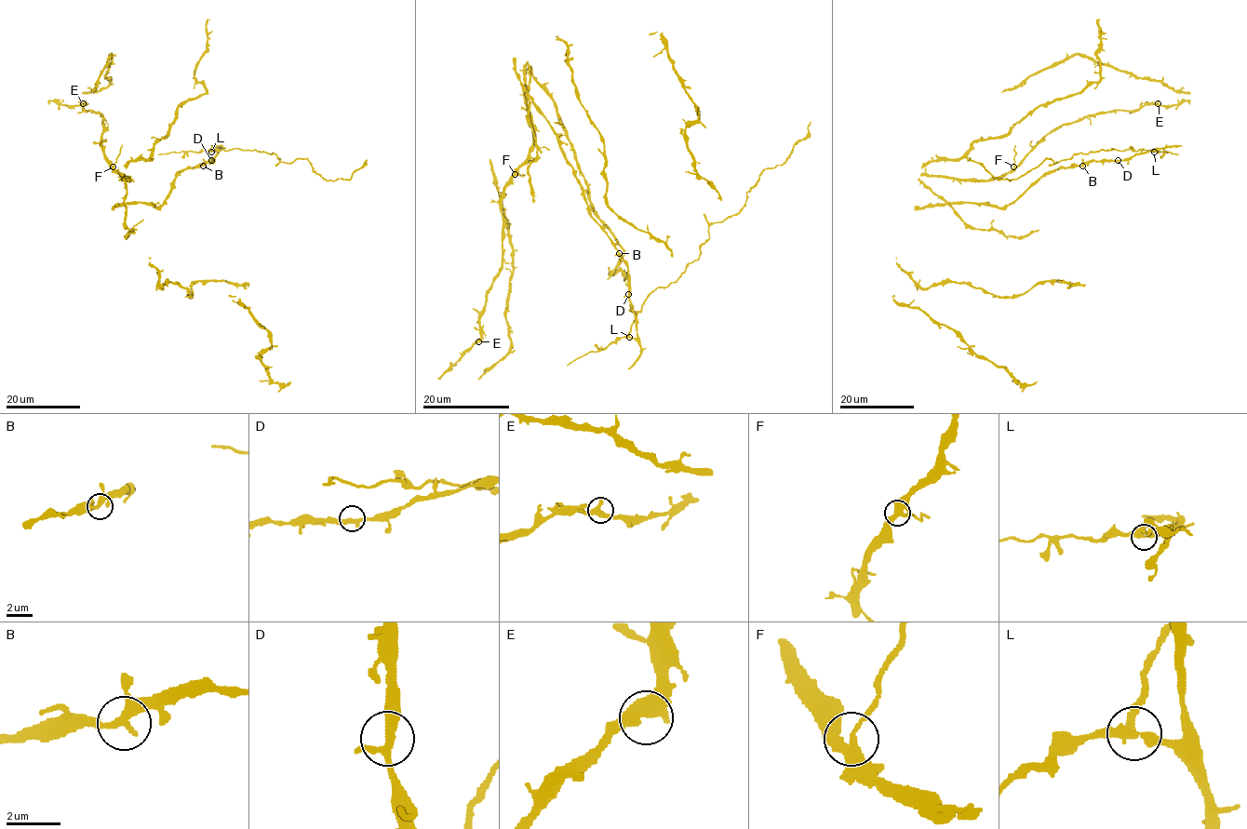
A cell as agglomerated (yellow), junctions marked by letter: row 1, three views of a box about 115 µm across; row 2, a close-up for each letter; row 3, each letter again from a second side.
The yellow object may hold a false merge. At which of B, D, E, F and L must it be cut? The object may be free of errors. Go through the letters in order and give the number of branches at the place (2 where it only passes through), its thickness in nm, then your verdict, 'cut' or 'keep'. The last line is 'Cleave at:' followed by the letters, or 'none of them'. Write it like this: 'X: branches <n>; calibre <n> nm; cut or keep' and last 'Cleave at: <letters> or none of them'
B: branches 3; calibre 260 nm; keep
D: branches 3; calibre 280 nm; keep
E: branches 3; calibre 400 nm; keep
F: branches 3; calibre 280 nm; keep
L: branches 3; calibre 340 nm; cut
Cleave at: L

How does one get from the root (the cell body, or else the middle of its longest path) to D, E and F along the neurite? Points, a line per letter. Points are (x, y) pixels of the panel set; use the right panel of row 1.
D: (943, 198), (947, 203), (1005, 207), (1040, 178), (1059, 168), (1083, 166), (1092, 161), (1118, 160)
E: (943, 198), (935, 195), (919, 176), (975, 180), (1002, 178), (1045, 136), (1064, 125), (1087, 115), (1158, 103)
F: (943, 198), (935, 195), (918, 179), (919, 176), (993, 180), (1006, 175), (1013, 167)

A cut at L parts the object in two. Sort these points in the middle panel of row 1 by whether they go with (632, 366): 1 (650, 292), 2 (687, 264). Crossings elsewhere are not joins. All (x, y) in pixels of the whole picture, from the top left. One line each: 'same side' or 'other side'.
1: other side
2: other side

